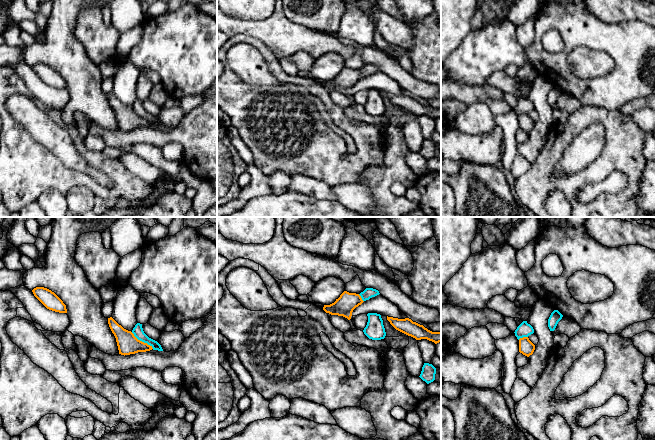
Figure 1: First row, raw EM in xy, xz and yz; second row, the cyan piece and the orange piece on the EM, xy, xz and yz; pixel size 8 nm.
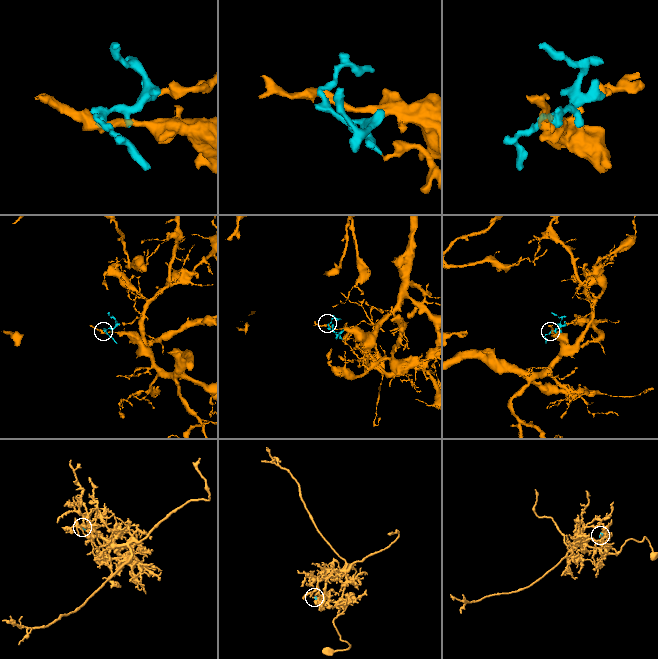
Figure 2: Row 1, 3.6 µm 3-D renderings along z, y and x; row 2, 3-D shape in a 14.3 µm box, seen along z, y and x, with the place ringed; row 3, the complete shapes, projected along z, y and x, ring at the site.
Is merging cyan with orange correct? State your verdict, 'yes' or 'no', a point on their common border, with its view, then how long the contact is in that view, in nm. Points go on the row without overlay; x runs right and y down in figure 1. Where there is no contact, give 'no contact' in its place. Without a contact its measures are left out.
yes; contact xy (142, 117); length 220 nm

